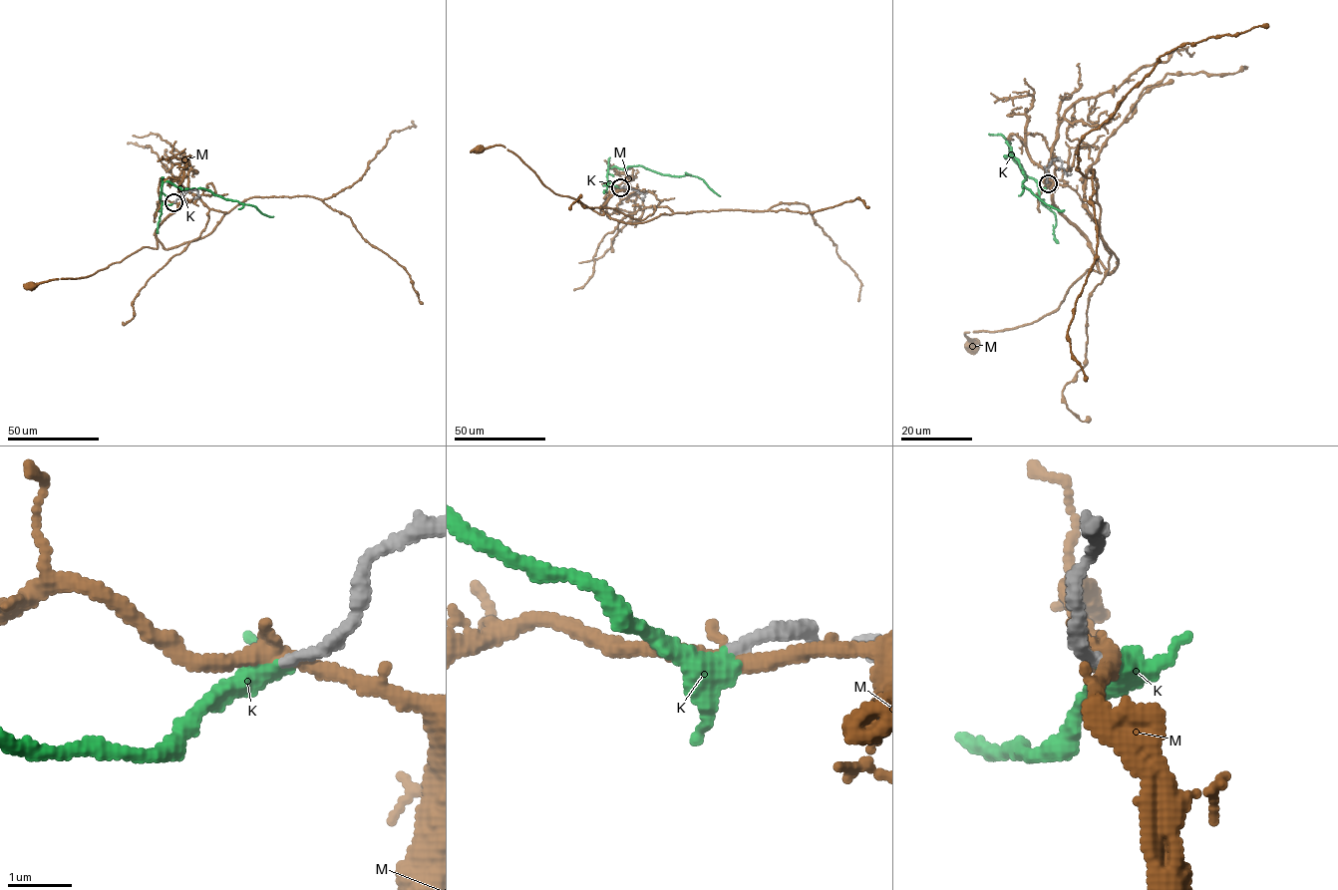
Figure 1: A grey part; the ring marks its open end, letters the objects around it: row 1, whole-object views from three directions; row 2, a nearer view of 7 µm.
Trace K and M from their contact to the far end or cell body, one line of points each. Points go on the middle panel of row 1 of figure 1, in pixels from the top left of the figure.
K: (620, 188), (607, 181), (608, 168), (642, 165), (672, 176), (698, 176), (720, 195)
M: (620, 188), (624, 189), (617, 189), (605, 202), (603, 214), (598, 213), (551, 190), (503, 147), (479, 149)

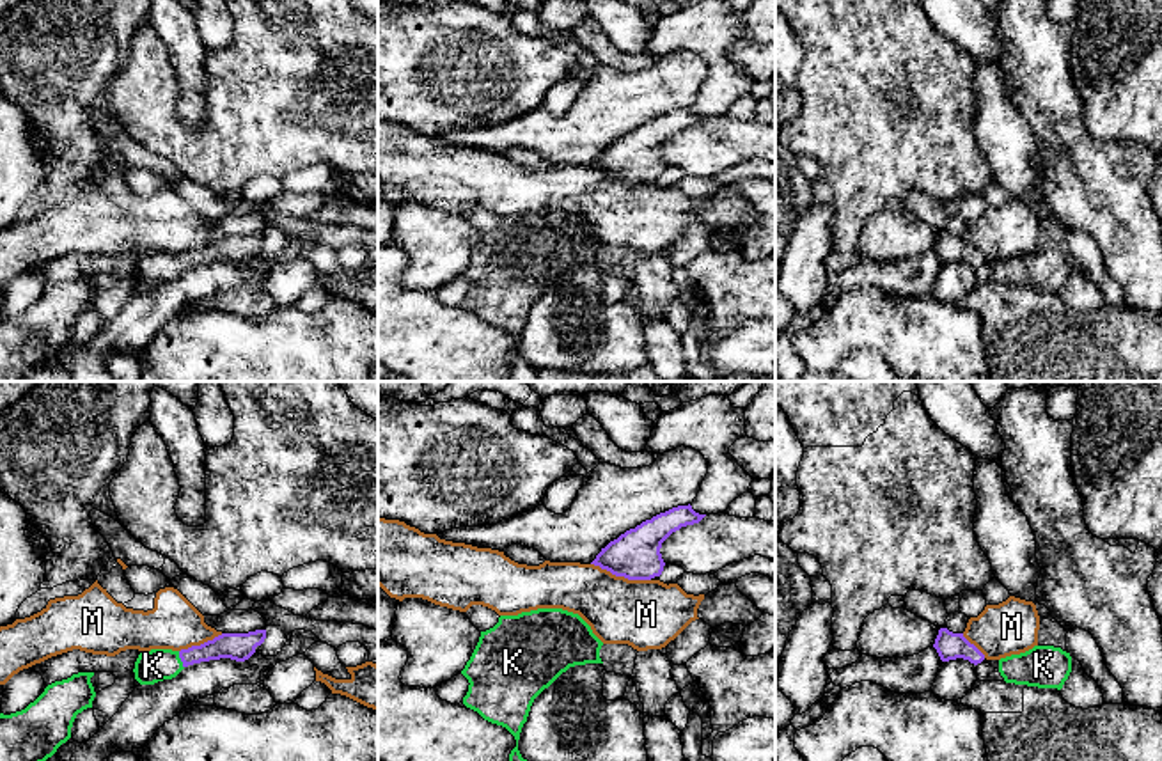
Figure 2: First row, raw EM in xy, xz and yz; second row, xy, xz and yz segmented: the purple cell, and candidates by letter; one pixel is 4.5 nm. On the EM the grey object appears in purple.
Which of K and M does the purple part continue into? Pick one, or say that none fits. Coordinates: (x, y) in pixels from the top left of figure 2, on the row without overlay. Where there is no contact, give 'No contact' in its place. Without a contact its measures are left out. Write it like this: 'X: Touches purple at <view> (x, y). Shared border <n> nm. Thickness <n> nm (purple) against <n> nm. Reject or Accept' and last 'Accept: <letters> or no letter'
K: Touches purple at xy (181, 263). Shared border 80 nm. Thickness 120 nm (purple) against 150 nm. Accept
M: Touches purple at xz (621, 178). Shared border 280 nm. Thickness 220 nm (purple) against 320 nm. Reject
Accept: K

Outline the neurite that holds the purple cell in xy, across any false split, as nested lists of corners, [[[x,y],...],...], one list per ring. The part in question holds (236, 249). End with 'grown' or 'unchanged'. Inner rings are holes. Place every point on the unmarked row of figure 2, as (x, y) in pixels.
[[[255,232],[248,236],[222,236],[213,243],[181,254],[142,254],[135,264],[135,282],[140,287],[154,287],[176,280],[185,270],[193,266],[220,261],[245,264],[255,255],[255,250],[261,248],[264,241],[266,232]]]; grown

